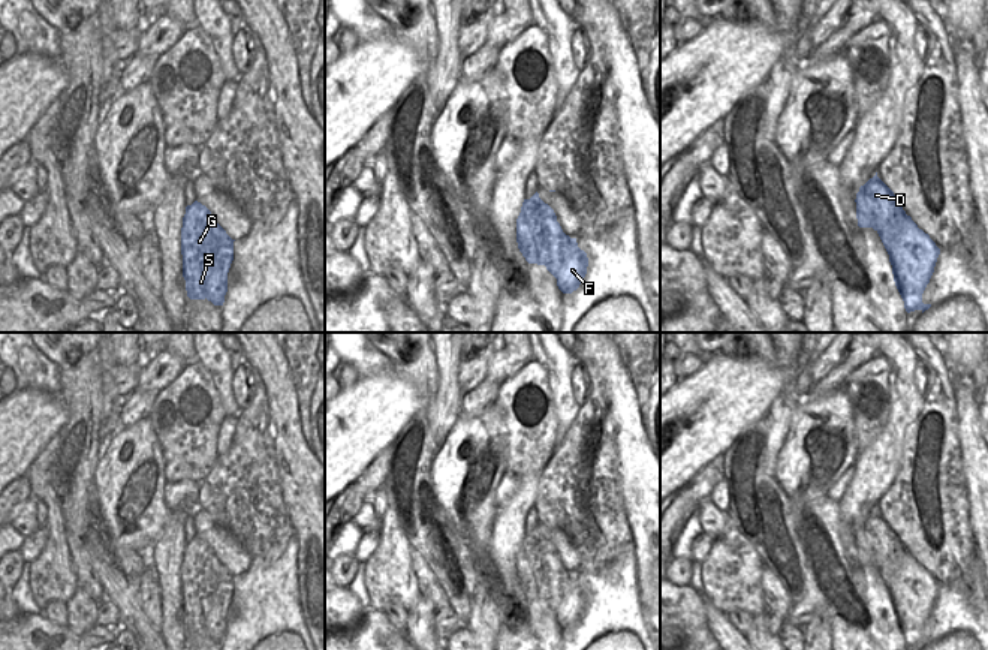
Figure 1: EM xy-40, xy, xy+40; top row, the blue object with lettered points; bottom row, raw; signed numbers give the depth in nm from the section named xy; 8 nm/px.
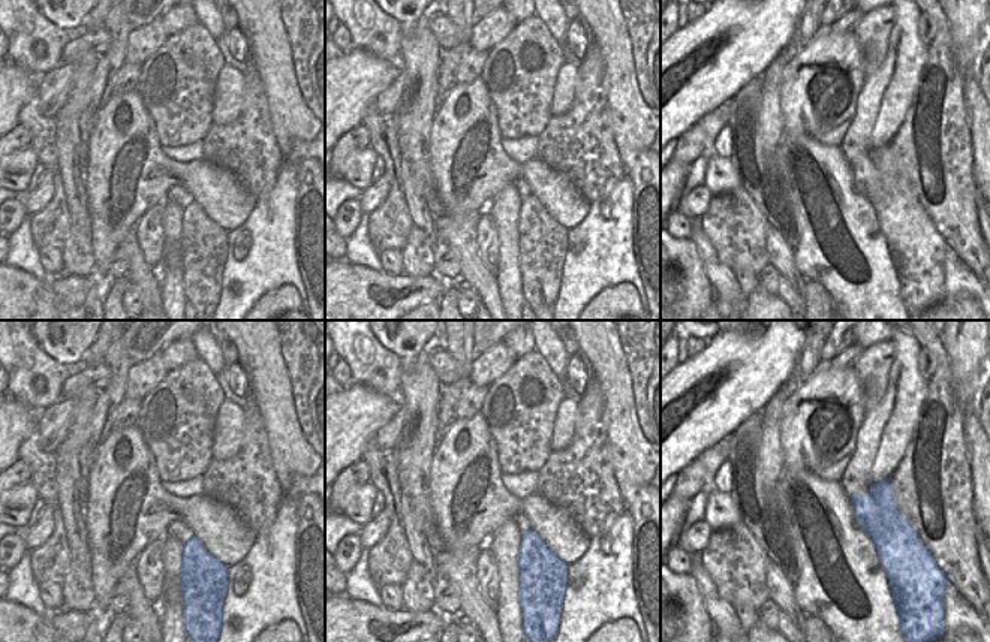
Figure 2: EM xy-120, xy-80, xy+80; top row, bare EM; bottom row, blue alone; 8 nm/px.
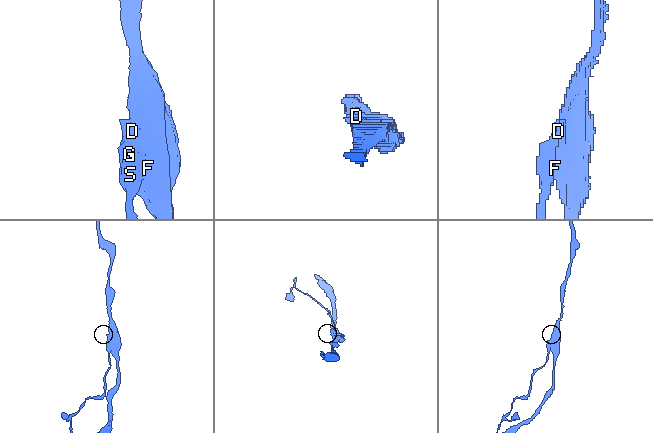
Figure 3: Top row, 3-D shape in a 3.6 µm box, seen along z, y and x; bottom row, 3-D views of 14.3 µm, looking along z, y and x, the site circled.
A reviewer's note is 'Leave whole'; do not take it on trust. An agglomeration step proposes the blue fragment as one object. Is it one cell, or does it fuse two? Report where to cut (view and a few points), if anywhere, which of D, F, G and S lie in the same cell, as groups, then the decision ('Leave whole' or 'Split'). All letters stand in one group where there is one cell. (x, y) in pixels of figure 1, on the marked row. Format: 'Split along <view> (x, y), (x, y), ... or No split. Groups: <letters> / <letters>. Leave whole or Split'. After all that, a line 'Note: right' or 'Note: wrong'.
Split along xy+40 (857, 195), (861, 195), (871, 208), (879, 232). Groups: D F / G S. Split.
Note: wrong

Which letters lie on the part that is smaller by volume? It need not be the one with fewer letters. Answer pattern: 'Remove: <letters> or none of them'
Remove: G, S

